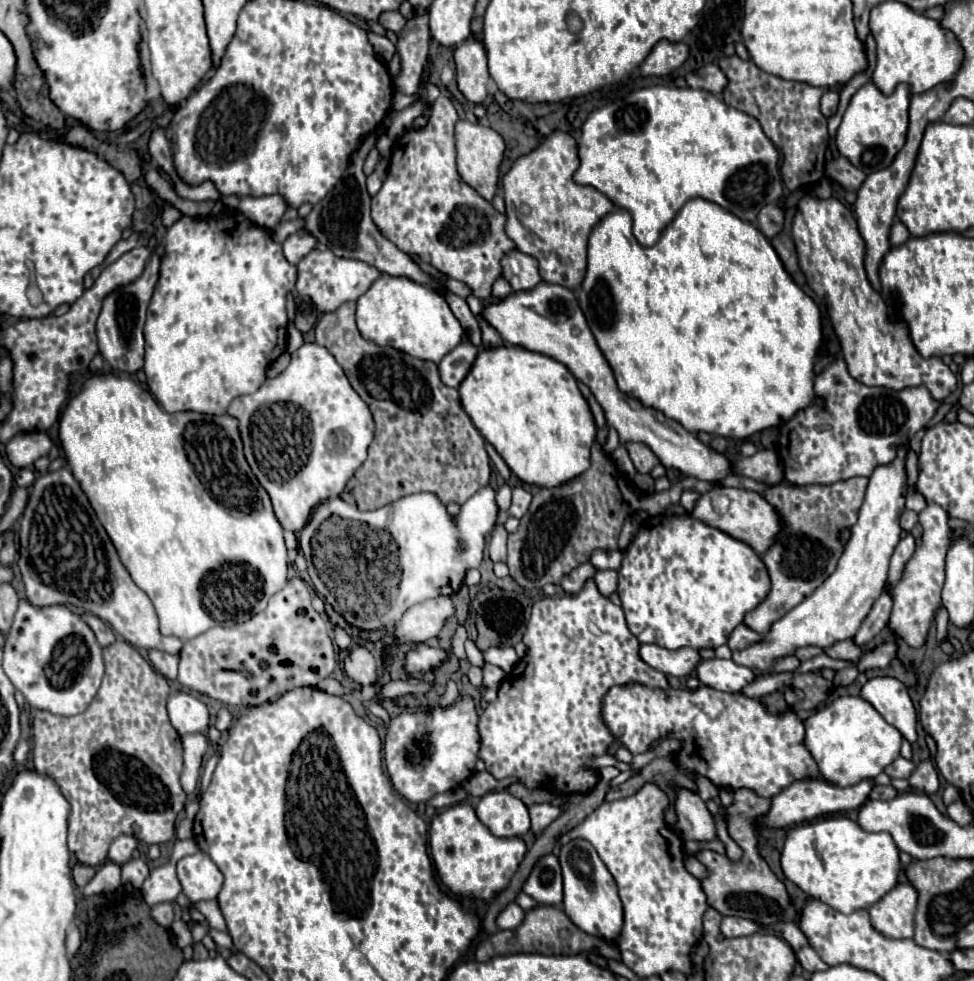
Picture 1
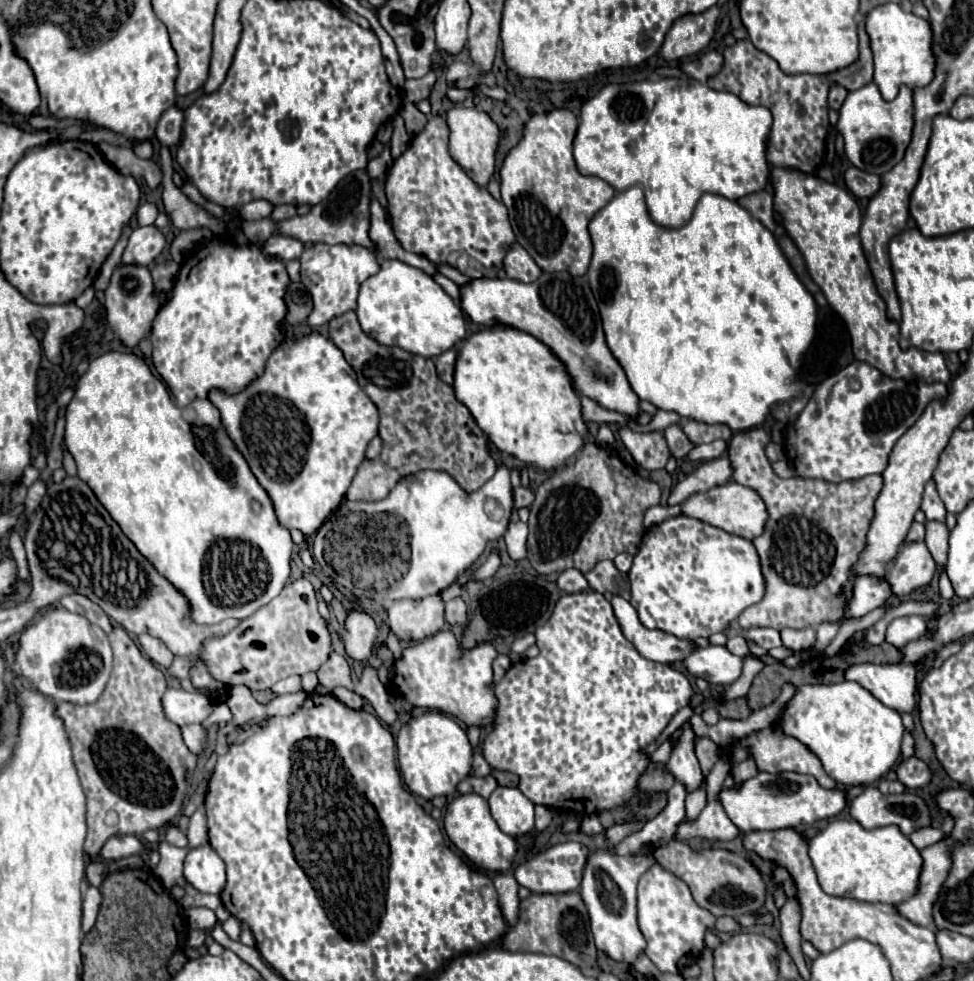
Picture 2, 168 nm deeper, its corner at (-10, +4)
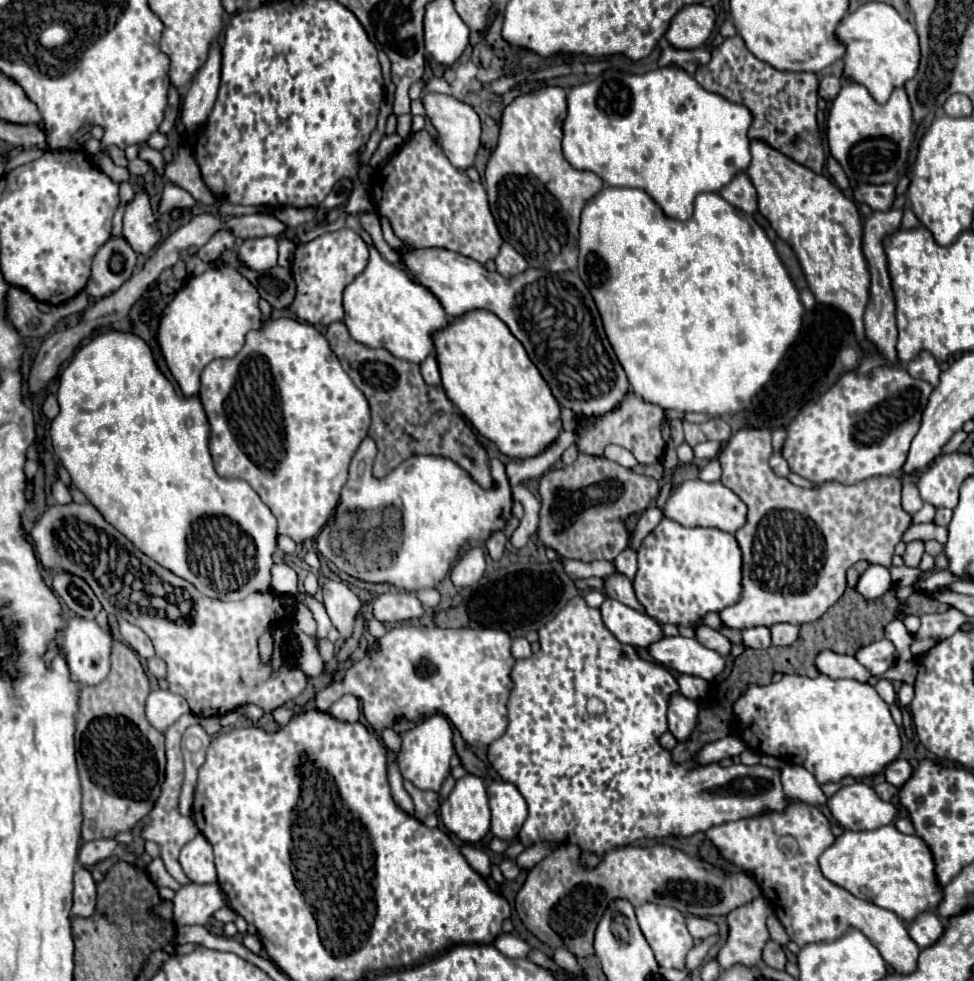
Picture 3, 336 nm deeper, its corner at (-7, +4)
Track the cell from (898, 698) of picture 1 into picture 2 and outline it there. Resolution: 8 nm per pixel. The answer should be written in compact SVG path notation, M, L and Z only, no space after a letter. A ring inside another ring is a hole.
M861 663L849 667L845 671L845 679L859 683L889 709L895 709L897 713L913 713L917 705L915 673L917 673L915 666L911 663L899 665Z

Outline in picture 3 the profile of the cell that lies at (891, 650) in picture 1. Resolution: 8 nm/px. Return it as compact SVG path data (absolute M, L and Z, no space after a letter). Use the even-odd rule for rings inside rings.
M892 621L886 625L886 639L890 639L898 651L898 659L900 661L910 661L912 653L910 653L910 643L912 643L912 635L908 633L908 629L904 627L902 621Z

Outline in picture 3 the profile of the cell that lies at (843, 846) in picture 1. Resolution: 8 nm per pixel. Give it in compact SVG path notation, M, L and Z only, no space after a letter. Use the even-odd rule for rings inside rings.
M884 825L872 831L846 829L836 837L836 843L820 855L820 869L826 879L844 887L858 899L866 899L882 909L894 911L908 923L920 913L936 909L942 899L930 847L922 837L904 835L894 825Z

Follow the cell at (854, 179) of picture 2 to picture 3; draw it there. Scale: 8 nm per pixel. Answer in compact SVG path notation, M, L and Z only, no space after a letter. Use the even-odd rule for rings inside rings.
M860 185L854 191L854 197L858 203L870 205L874 211L890 211L896 199L896 187L894 185Z

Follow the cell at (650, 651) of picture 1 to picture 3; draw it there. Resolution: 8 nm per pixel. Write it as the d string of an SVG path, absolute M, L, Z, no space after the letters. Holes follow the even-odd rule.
M606 597L600 605L600 615L606 629L620 641L634 647L648 647L650 643L662 639L660 625L640 611L626 607L624 603Z

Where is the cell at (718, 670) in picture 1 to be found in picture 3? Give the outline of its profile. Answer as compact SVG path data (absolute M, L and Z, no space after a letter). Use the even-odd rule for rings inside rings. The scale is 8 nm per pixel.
M680 635L654 641L648 647L648 653L670 671L694 675L706 681L724 671L724 659L716 651L706 649L696 639L686 639Z

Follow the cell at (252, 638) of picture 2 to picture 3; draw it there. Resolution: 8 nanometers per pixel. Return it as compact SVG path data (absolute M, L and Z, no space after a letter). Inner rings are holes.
M152 657L148 659L148 671L158 677L158 679L164 679L166 677L166 663L160 659L160 657Z

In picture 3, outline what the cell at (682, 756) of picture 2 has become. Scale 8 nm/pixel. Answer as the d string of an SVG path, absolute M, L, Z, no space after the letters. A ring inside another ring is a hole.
M674 693L668 699L668 725L670 725L670 733L678 739L684 741L688 739L690 731L696 725L696 715L698 715L700 703L694 699L684 697L682 693Z

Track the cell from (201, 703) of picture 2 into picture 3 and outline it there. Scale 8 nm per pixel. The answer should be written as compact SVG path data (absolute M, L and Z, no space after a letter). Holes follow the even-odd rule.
M162 689L150 691L146 699L146 719L154 729L164 733L184 713L190 713L190 707L184 697Z

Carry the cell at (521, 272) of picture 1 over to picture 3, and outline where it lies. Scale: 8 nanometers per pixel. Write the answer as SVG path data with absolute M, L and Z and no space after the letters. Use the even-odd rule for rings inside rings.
M504 243L504 245L500 247L500 253L498 253L498 257L496 257L496 271L498 271L500 275L514 277L514 275L522 273L526 267L528 267L528 265L526 265L524 257L522 257L514 247L510 247L508 243Z

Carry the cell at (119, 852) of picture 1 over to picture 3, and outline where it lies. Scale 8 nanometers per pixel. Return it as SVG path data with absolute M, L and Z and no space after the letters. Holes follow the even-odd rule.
M98 839L98 841L82 843L78 849L78 863L84 867L92 867L98 861L110 857L116 847L118 847L118 843L114 839Z

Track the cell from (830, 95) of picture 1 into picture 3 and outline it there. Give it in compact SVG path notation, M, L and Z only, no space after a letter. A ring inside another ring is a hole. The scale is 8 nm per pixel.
M822 75L820 81L818 81L818 95L826 101L834 101L838 91L842 87L842 81L834 75Z

